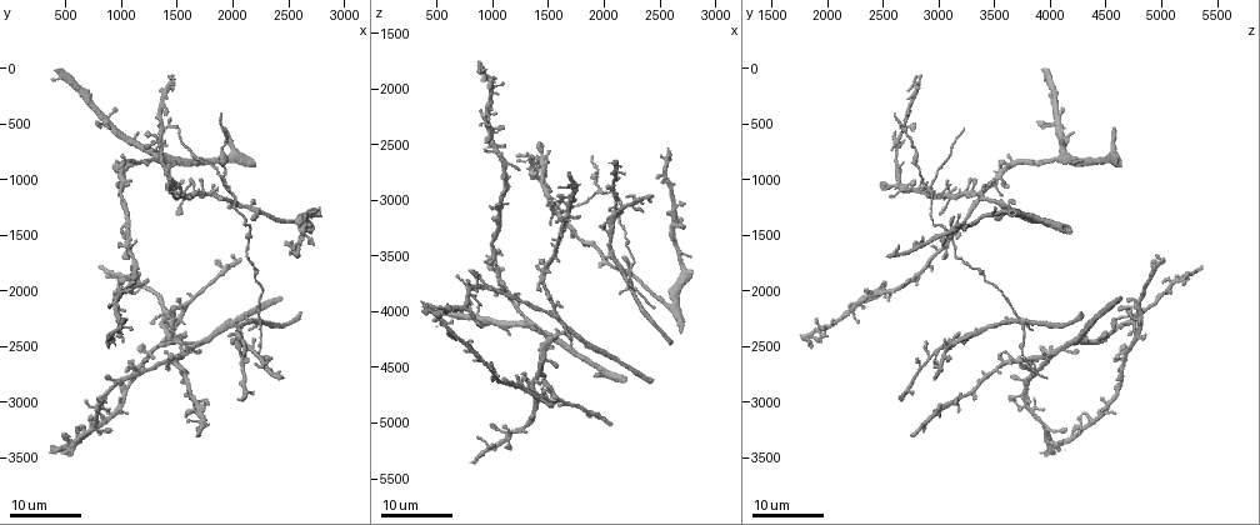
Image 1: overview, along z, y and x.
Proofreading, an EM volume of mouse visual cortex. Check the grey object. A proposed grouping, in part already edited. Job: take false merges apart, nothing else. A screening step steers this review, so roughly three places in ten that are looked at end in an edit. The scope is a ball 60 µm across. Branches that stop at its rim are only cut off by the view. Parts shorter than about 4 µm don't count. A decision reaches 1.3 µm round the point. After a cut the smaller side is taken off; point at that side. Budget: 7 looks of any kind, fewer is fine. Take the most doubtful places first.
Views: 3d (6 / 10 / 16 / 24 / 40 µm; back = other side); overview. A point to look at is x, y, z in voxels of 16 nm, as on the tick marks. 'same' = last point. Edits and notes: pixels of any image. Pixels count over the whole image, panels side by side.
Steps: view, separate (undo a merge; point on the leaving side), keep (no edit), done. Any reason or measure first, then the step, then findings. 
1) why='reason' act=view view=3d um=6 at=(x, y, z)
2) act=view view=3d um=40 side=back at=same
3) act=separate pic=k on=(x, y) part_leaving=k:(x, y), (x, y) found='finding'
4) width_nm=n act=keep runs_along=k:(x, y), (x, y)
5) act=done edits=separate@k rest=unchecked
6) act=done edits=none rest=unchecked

why='four arms meet' act=view view=3d um=24 at=(2260, 2280, 3800)

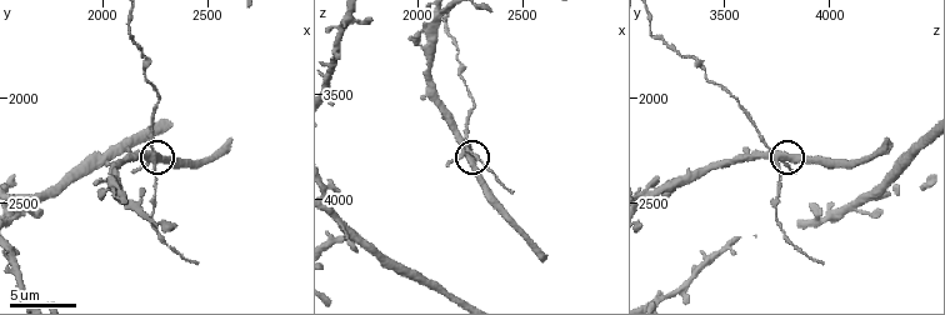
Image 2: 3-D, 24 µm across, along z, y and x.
why='zoom in' act=view view=3d um=6 at=(2230, 2280, 3790)

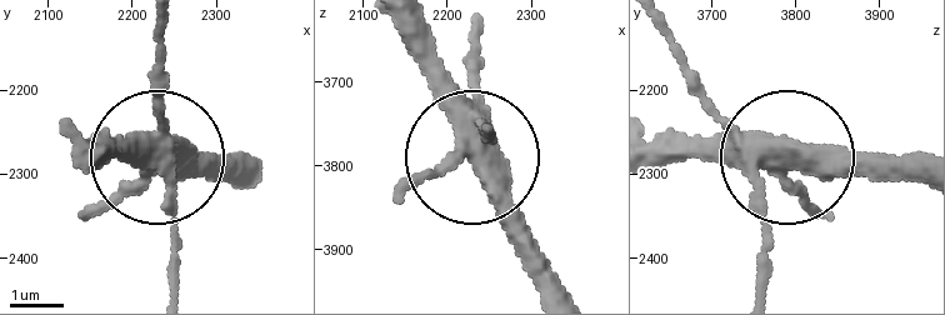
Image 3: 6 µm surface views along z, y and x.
width_nm=430 act=keep runs_along=3:(476, 25), (473, 146), (485, 136) found='continuous, no second cell'

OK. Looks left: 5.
why='three arms meet' act=view view=3d um=24 at=(2140, 2500, 3100)

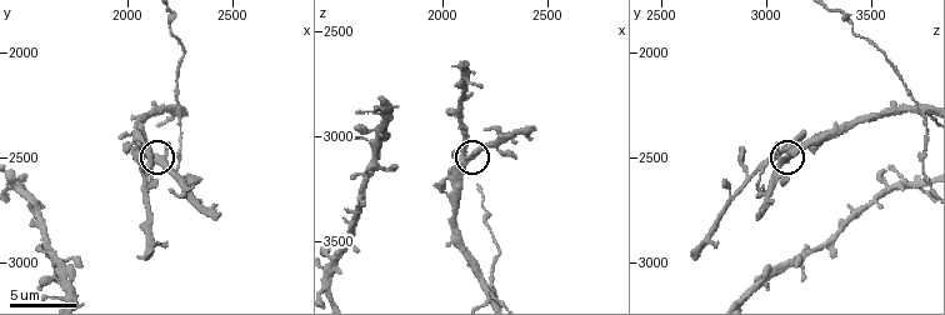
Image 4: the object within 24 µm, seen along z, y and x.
act=view view=3d um=6 at=(2110, 2500, 3100)

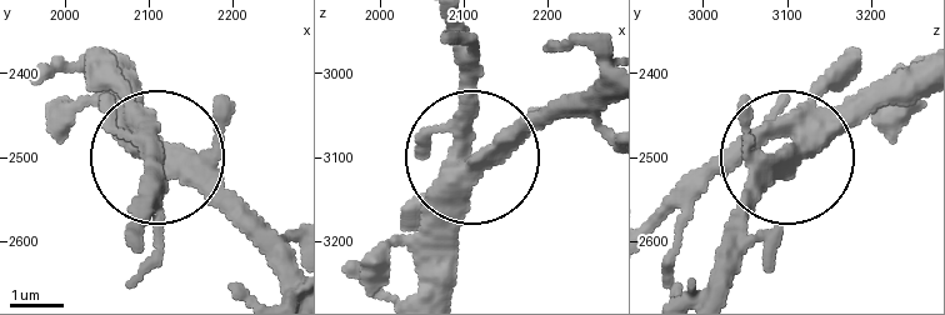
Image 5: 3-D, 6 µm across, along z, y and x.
arms=3 act=keep runs_along=5:(425, 286), (451, 179), (569, 103) found='all the same cell'

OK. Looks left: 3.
why='branch point' act=view view=3d um=16 at=(1960, 1080, 2900)

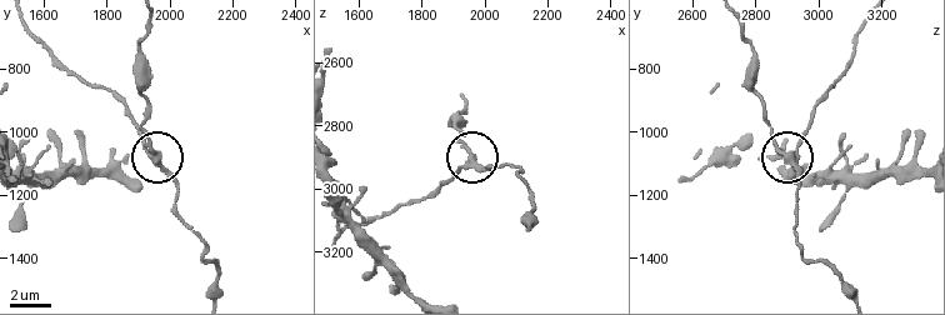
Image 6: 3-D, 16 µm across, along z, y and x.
act=view view=3d um=10 at=(1960, 1080, 2920)

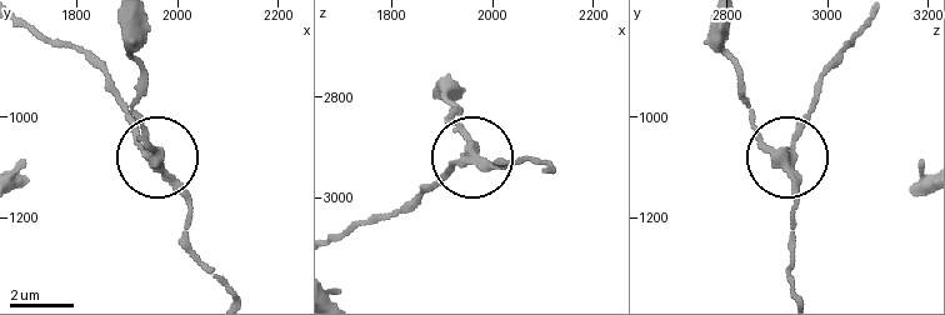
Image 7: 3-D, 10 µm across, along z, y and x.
width_nm=250 act=separate pic=7 on=(453, 170) part_leaving=7:(476, 164), (458, 164), (415, 201), (341, 229) found='a second cell is stuck on'

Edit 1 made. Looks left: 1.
act=done edits=separate@7 rest=unchecked

